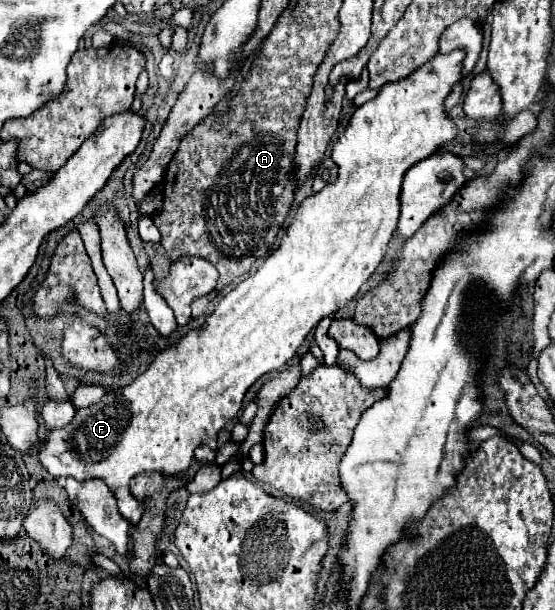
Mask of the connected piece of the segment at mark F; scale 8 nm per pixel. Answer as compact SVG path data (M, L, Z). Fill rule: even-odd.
M457 48L449 54L435 54L429 62L425 62L423 66L419 66L415 72L411 72L407 78L395 82L395 84L387 84L379 90L379 94L369 100L365 106L357 108L355 114L351 116L351 122L349 126L345 128L345 132L339 136L339 140L335 142L333 146L333 154L331 154L331 160L337 164L339 168L339 178L337 178L337 184L333 186L327 186L325 190L321 190L319 194L313 194L309 198L305 198L301 202L301 206L297 208L295 212L295 218L291 220L289 228L285 230L283 238L281 238L281 244L277 250L273 250L273 254L267 256L267 260L263 262L263 266L249 278L245 278L243 282L239 282L229 294L225 294L225 298L219 302L219 306L215 308L215 312L207 318L207 322L199 328L199 330L191 330L187 336L183 336L181 340L177 340L173 346L169 346L167 350L163 350L161 354L155 356L155 360L151 362L151 366L147 368L145 374L137 376L137 380L133 380L129 386L125 388L119 388L117 392L109 392L105 394L99 402L95 402L93 406L87 406L87 408L81 408L75 412L73 420L63 426L61 430L49 430L47 432L47 438L37 446L37 454L39 454L39 462L47 466L49 474L55 476L55 478L65 478L65 476L73 476L75 480L83 482L87 478L101 478L107 482L107 486L111 488L111 492L115 494L117 498L117 506L119 506L119 512L123 514L125 520L137 524L143 516L143 504L137 502L131 492L129 492L129 480L131 476L137 476L137 474L143 474L143 472L149 472L149 470L157 470L157 472L163 472L163 474L179 474L183 470L187 470L187 466L191 464L193 460L193 450L199 446L199 444L215 444L217 446L217 434L219 430L237 416L237 412L241 410L241 402L243 402L243 396L245 392L249 390L249 386L263 374L271 372L271 370L279 370L283 368L295 354L297 350L301 348L301 344L305 342L307 334L313 330L313 326L319 324L321 318L337 312L339 308L347 306L353 296L359 292L361 284L375 272L375 268L379 266L385 250L387 250L387 244L389 240L393 238L395 234L395 228L397 228L397 220L399 220L399 192L401 192L401 182L403 182L403 176L405 172L415 166L421 158L427 158L429 154L433 154L437 148L449 144L451 140L457 138L459 130L453 122L443 122L447 118L447 112L445 112L445 98L451 94L453 86L461 80L461 70L463 70L463 58L465 58L465 50Z

